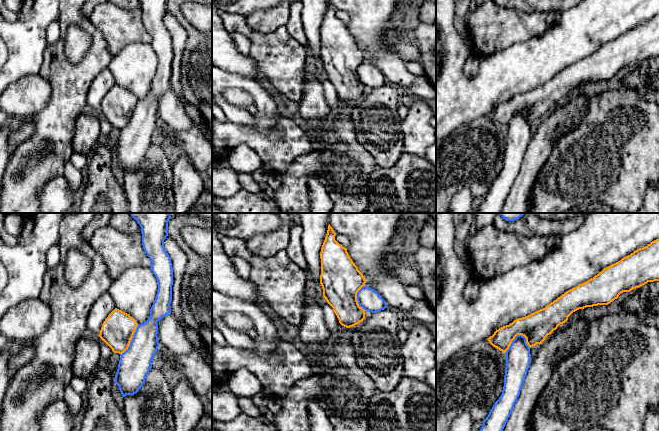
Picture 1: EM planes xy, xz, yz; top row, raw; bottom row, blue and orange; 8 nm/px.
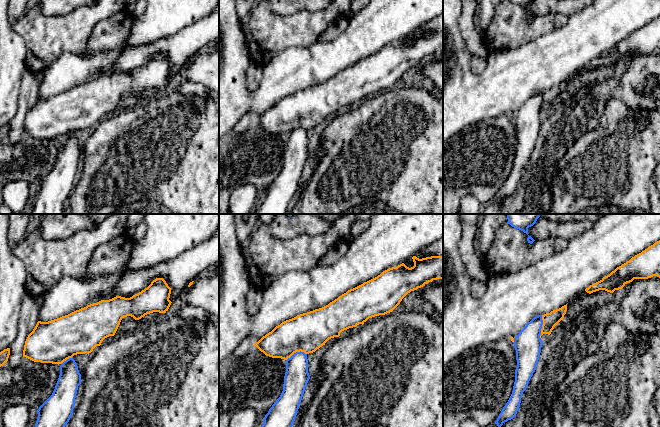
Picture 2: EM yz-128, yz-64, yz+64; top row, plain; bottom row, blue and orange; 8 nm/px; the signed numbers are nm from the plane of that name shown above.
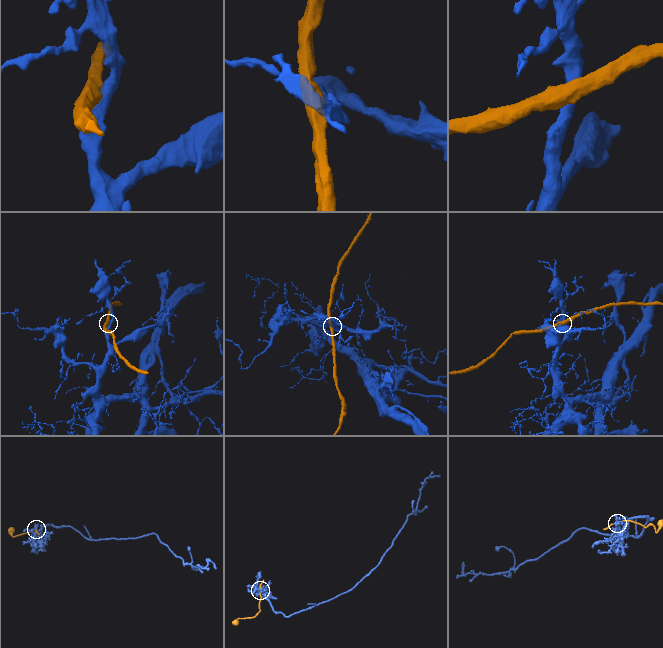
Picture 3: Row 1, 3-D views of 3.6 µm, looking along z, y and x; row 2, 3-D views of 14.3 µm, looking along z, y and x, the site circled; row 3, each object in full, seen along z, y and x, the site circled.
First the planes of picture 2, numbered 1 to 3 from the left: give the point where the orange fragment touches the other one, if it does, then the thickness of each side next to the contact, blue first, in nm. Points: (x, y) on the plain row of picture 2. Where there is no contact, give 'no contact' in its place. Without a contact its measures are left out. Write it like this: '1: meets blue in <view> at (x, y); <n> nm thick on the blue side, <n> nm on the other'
1: meets blue in yz-128 at (67, 135); 180 nm thick on the blue side, 340 nm on the other
2: meets blue in yz-64 at (296, 128); 190 nm thick on the blue side, 320 nm on the other
3: meets blue in yz+64 at (541, 103); 220 nm thick on the blue side, 120 nm on the other

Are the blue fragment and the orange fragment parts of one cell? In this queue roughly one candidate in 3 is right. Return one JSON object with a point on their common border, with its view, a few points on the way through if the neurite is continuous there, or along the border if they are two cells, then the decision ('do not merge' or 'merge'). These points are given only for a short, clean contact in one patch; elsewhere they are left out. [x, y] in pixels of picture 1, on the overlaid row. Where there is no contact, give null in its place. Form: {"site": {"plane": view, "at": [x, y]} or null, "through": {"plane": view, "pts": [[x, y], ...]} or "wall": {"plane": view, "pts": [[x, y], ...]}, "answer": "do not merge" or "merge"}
{"site": {"plane": "yz", "at": [514, 339]}, "wall": {"plane": "yz", "pts": [[526, 338], [517, 335], [505, 352]]}, "answer": "do not merge"}

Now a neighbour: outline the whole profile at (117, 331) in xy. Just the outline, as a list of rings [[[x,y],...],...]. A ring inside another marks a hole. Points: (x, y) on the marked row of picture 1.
[[[115,308],[102,324],[99,337],[114,353],[124,353],[138,326],[129,314]]]

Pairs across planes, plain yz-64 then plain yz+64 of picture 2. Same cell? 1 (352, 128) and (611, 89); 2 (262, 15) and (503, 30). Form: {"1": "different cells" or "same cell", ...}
{"1": "different cells", "2": "same cell"}

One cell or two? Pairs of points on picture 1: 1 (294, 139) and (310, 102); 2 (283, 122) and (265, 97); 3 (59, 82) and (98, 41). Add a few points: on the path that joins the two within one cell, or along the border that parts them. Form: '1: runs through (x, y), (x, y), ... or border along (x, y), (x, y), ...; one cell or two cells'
1: border along (297, 117), (311, 138); two cells
2: border along (282, 111), (271, 128), (258, 128); two cells
3: runs through (72, 79), (97, 54); one cell

